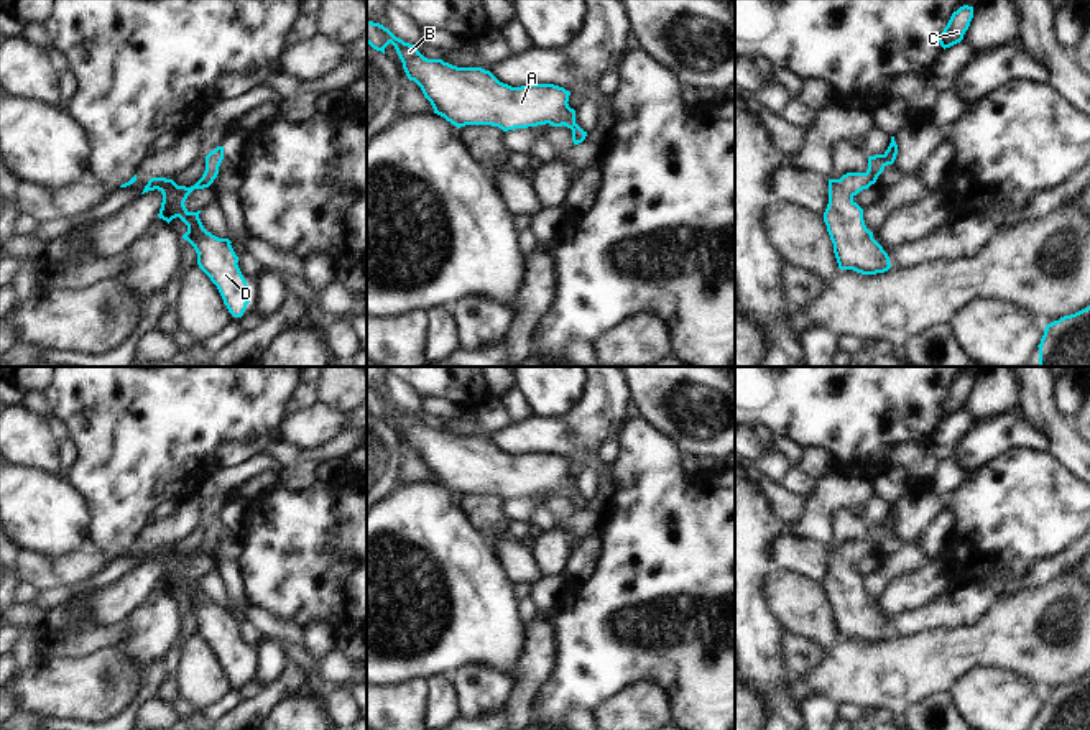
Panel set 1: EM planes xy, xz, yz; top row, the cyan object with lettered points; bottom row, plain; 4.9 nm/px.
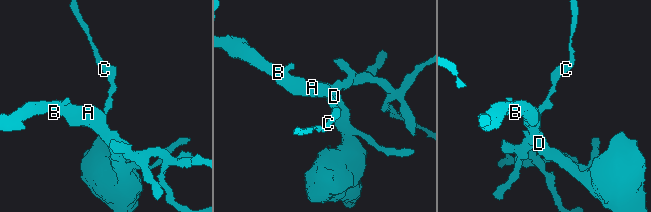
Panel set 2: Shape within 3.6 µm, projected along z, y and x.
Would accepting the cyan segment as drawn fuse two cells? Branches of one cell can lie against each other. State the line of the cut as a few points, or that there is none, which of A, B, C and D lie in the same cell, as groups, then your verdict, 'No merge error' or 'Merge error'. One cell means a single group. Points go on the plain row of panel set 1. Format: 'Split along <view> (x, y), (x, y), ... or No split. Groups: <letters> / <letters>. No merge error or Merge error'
No split. Groups: A B C D. No merge error

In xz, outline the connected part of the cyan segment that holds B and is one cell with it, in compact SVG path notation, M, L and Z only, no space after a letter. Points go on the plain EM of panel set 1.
M367 388L367 411L385 423L391 411L409 449L414 449L431 470L434 482L457 497L492 493L503 500L538 493L567 495L572 510L585 508L569 475L570 460L554 452L511 455L482 436L457 436L442 427L427 427L418 413L404 411L388 396Z

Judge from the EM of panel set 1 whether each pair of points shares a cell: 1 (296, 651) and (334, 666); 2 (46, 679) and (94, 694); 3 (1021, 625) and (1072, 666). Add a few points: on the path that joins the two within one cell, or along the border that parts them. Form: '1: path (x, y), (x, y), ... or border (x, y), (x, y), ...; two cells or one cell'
1: path (304, 661), (309, 666), (324, 666); one cell
2: path (58, 688), (83, 688); one cell
3: path (1034, 638), (1046, 648), (1059, 653); one cell

